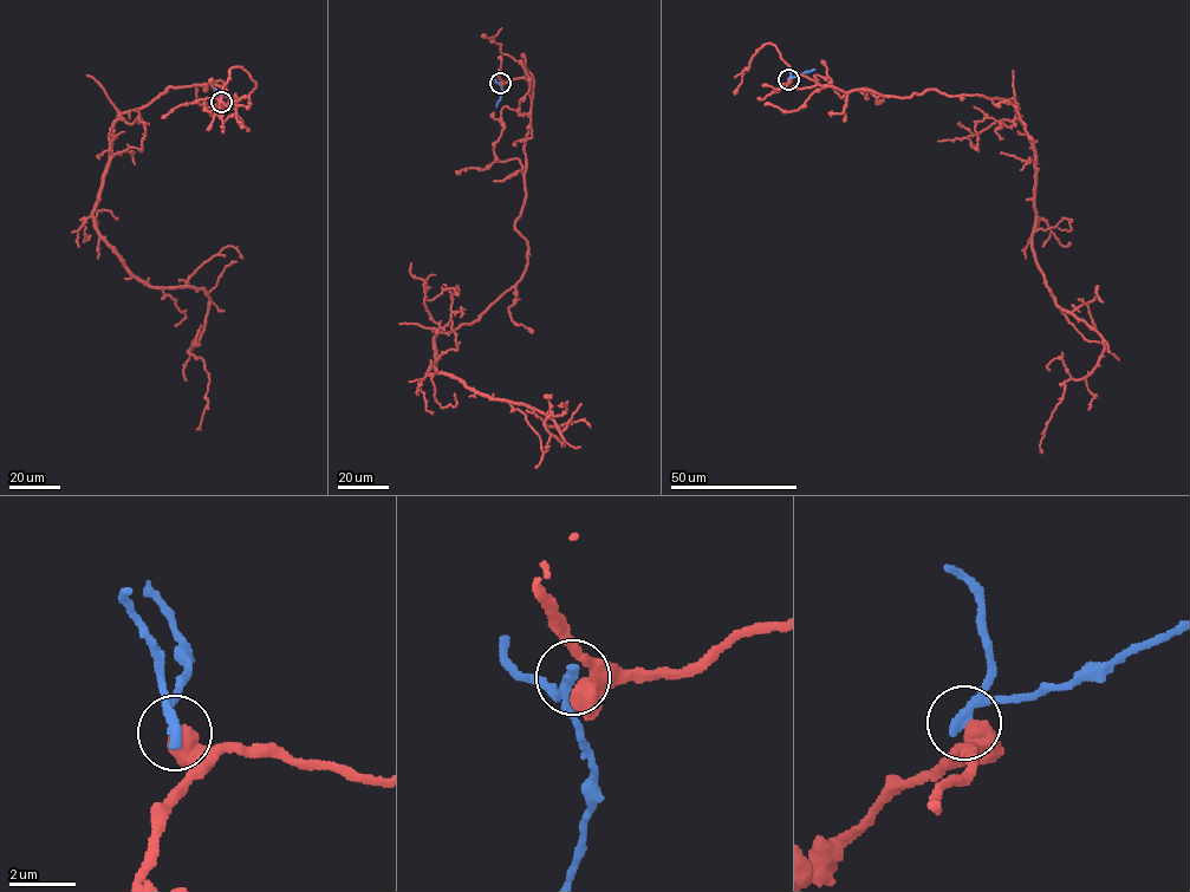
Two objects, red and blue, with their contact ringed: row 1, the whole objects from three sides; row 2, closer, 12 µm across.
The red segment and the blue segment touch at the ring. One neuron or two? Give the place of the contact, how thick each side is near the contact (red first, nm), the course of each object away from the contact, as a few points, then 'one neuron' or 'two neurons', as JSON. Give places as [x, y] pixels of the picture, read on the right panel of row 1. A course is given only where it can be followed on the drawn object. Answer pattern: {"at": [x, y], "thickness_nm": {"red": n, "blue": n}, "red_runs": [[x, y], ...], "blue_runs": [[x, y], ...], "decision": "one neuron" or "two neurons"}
{"at": [788, 79], "thickness_nm": {"red": 480, "blue": 280}, "red_runs": [[789, 79], [1018, 104], [1034, 157], [1035, 261], [1104, 349], [1064, 383], [1040, 451]], "blue_runs": [[788, 79], [814, 69]], "decision": "two neurons"}

